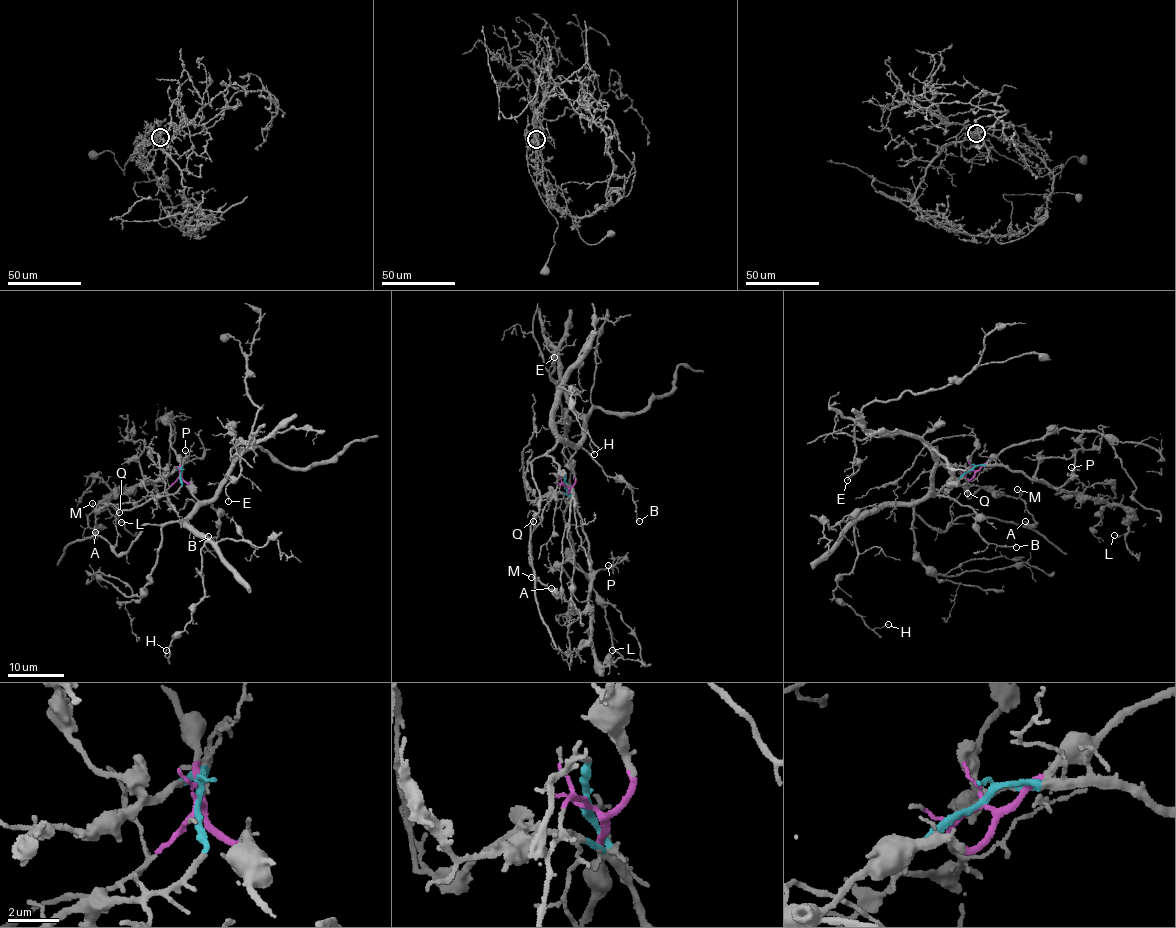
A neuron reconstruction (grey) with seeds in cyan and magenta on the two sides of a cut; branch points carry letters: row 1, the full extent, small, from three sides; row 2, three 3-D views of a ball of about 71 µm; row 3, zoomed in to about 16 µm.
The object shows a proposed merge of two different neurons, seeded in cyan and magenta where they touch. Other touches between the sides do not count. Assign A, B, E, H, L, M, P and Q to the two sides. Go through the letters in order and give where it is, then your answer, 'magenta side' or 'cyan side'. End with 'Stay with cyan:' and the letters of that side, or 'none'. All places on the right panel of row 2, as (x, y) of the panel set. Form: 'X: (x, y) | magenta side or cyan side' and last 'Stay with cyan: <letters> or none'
A: (1025, 521) | cyan side
B: (1016, 547) | magenta side
E: (847, 480) | magenta side
H: (888, 624) | magenta side
L: (1114, 535) | cyan side
M: (1017, 489) | cyan side
P: (1071, 467) | cyan side
Q: (967, 493) | cyan side
Stay with cyan: A, L, M, P, Q

